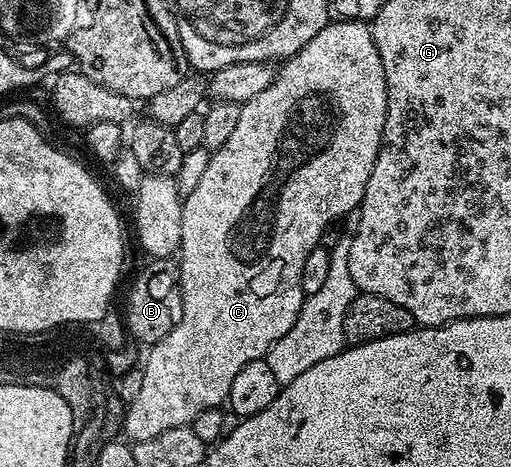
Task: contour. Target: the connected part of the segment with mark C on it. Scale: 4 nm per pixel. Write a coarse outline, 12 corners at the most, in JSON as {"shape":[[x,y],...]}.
{"shape":[[357,19],[242,104],[183,199],[181,321],[140,443],[227,402],[297,321],[387,120]]}

